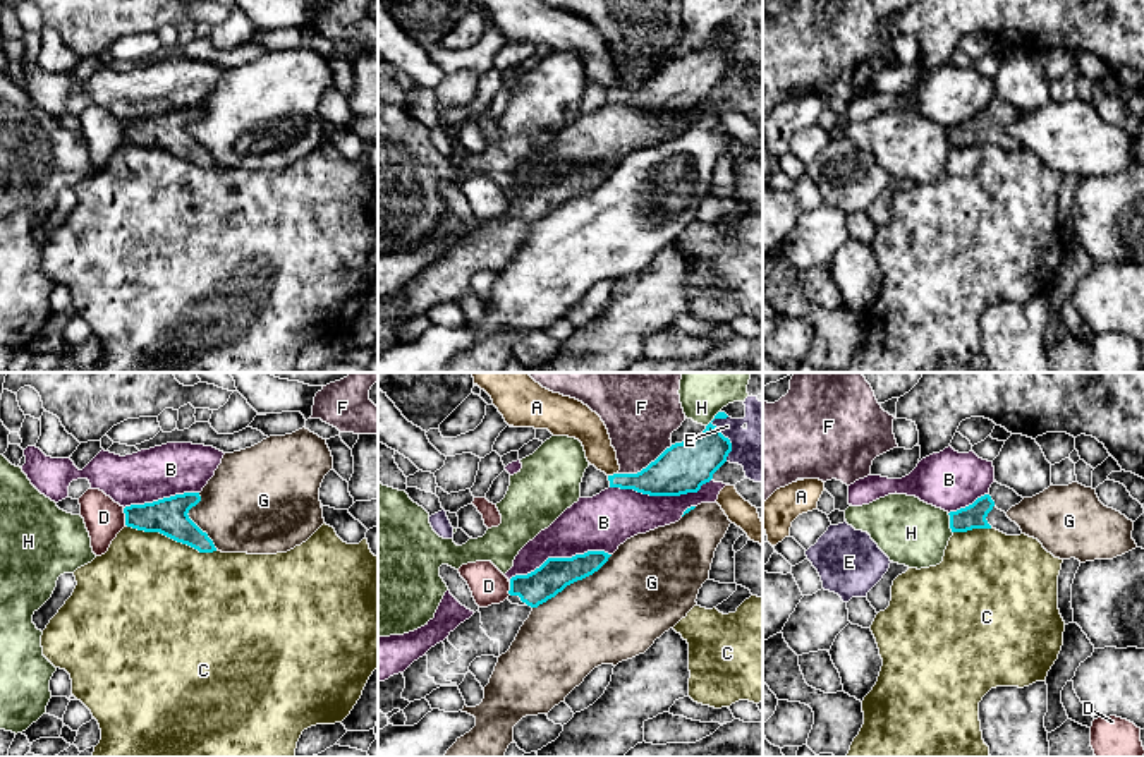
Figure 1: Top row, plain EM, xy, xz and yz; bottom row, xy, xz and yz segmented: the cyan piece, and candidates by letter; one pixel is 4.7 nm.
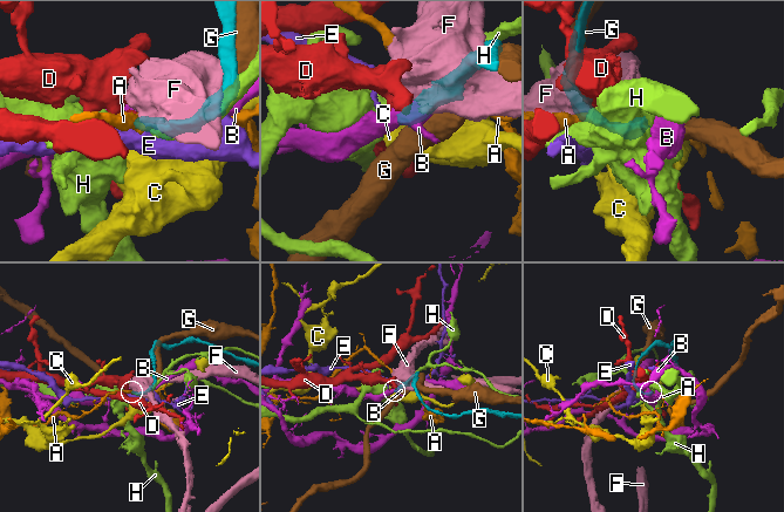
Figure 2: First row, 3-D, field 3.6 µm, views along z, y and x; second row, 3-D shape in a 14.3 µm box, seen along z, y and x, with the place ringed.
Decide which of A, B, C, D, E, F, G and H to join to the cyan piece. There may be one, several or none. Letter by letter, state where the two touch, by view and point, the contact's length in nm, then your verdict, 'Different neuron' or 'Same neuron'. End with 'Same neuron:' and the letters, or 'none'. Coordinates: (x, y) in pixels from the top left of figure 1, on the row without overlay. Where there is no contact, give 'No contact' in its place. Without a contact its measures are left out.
A: Touches cyan at xz (614, 90). Shared border 50 nm. Different neuron
B: Touches cyan at xz (660, 110). Shared border 480 nm. Different neuron
C: Touches cyan at xy (172, 153). Shared border 440 nm. Different neuron
D: Touches cyan at xy (126, 133). Shared border 90 nm. Different neuron
E: Touches cyan at xz (722, 50). Shared border 220 nm. Different neuron
F: Touches cyan at xz (646, 83). Shared border 300 nm. Different neuron
G: Touches cyan at xz (572, 198). Shared border 460 nm. Different neuron
H: Touches cyan at yz (950, 139). Shared border 100 nm. Different neuron
Same neuron: none

